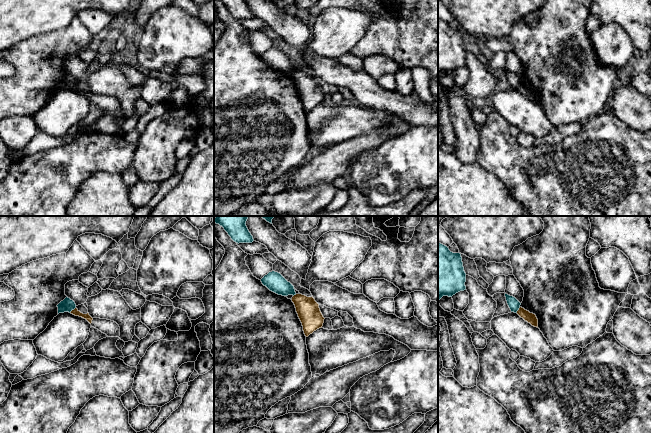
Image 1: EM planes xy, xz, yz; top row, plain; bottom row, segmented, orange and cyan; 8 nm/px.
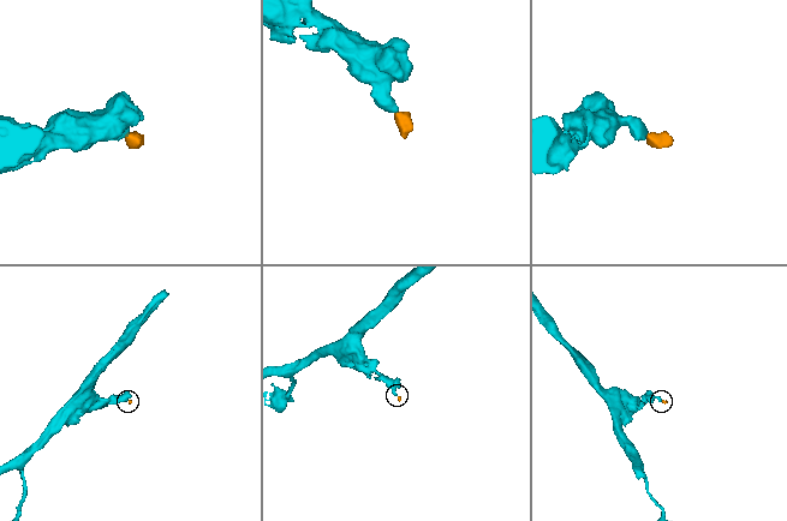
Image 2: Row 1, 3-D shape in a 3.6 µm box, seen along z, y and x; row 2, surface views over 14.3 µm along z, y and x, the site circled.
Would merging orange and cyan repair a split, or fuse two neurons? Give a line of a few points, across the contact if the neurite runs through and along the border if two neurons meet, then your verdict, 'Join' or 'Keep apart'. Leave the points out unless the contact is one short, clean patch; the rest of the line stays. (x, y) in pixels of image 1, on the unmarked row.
Line: xy (75, 83), (69, 88). Keep apart

